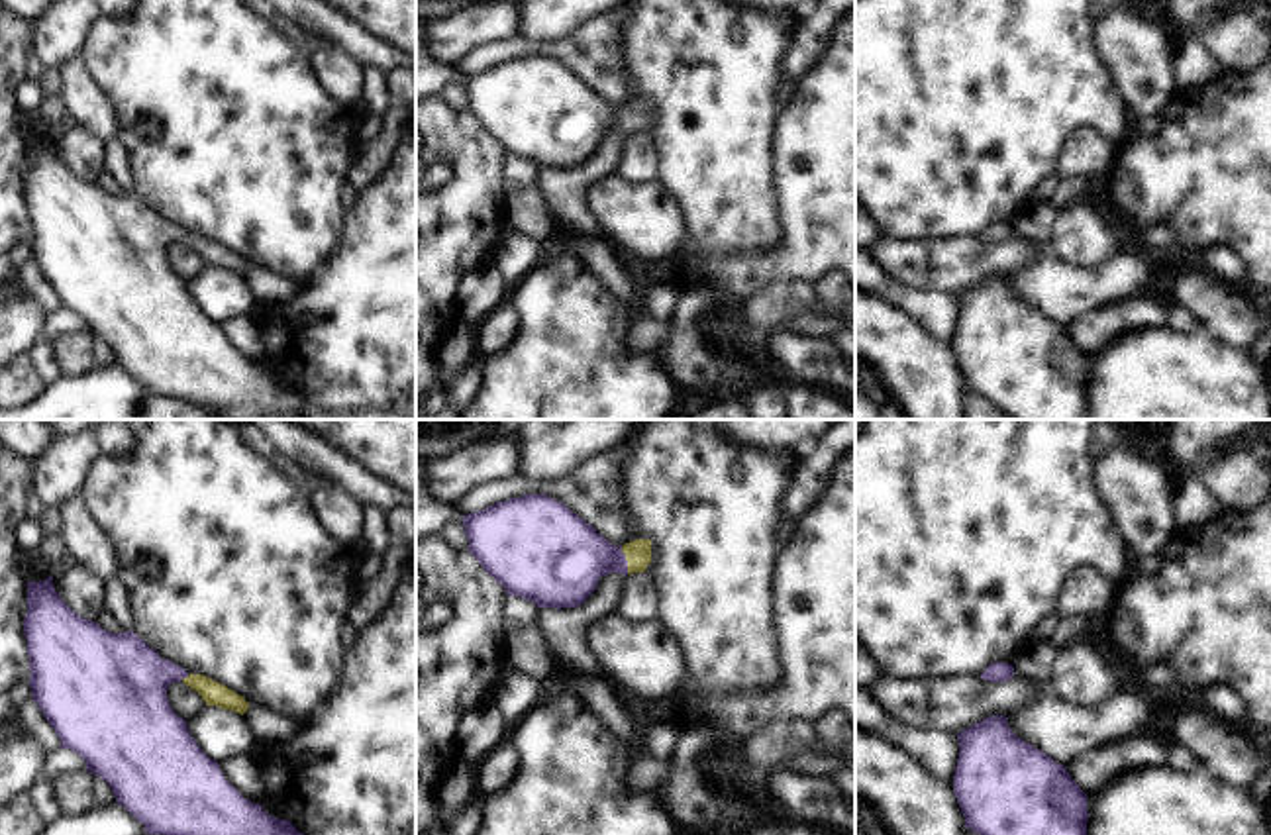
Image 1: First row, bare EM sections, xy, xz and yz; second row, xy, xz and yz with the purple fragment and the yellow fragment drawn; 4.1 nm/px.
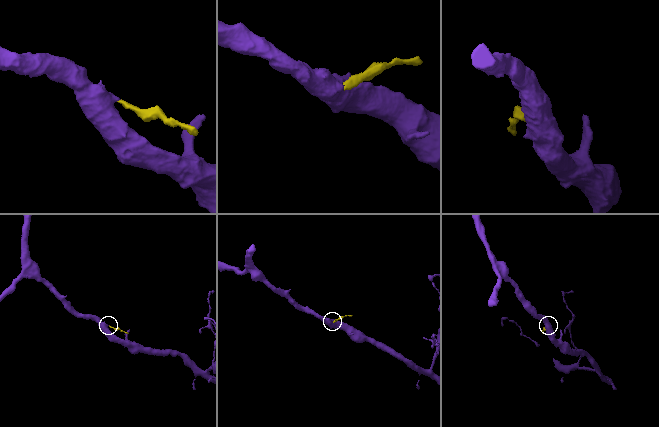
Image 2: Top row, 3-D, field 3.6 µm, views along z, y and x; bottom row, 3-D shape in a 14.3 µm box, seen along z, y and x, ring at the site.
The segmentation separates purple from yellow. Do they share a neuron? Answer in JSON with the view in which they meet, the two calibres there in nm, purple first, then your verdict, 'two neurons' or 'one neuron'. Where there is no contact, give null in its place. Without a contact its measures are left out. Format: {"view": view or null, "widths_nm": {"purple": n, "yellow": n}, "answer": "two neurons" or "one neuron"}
{"view": "xz", "widths_nm": {"purple": 320, "yellow": 110}, "answer": "one neuron"}

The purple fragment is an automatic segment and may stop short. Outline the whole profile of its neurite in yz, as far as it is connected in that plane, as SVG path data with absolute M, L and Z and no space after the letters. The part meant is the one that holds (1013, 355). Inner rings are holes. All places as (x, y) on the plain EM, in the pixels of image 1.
M991 276L963 290L957 302L953 353L967 390L1010 419L1089 419L1087 355L1063 325L1016 298L1006 276Z

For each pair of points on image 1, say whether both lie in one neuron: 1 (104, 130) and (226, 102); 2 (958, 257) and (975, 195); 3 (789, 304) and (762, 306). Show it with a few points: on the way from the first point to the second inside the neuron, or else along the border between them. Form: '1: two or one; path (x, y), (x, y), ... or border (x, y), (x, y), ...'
1: two; border (97, 87), (114, 112), (116, 136)
2: two; border (979, 236), (940, 236), (918, 242)
3: one; path (783, 304), (767, 306)

